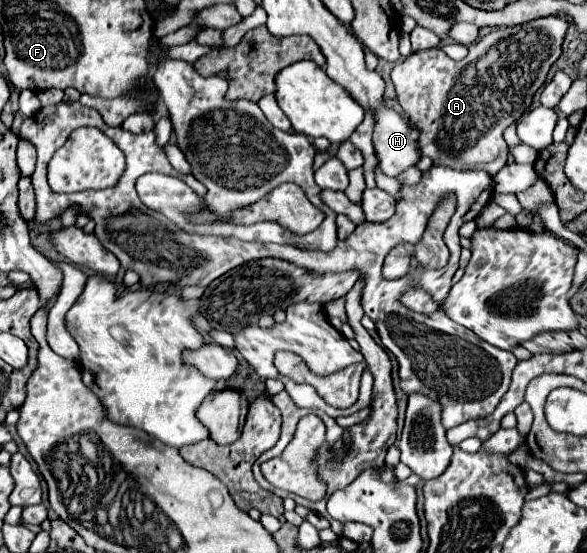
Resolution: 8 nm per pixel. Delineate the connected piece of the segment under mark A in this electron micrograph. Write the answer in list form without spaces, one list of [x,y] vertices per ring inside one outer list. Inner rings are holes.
[[[546,16],[510,28],[496,28],[472,44],[468,56],[460,62],[446,56],[442,50],[412,52],[404,62],[396,62],[392,82],[396,86],[400,106],[420,128],[422,156],[432,158],[434,164],[440,166],[450,166],[456,170],[486,170],[496,176],[496,172],[504,168],[508,160],[508,146],[502,132],[528,110],[532,96],[544,84],[550,66],[562,54],[566,30],[568,20],[564,16]]]

